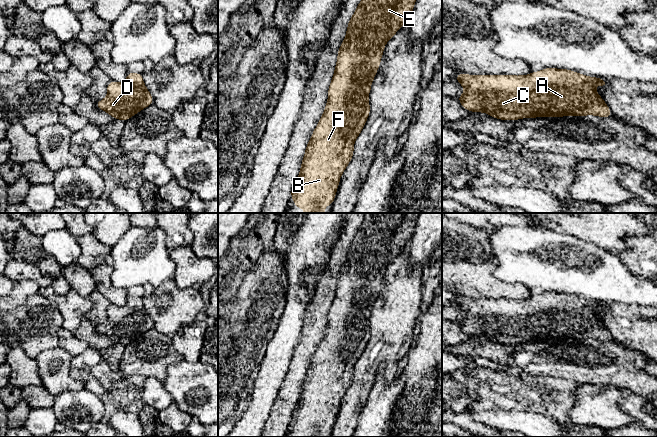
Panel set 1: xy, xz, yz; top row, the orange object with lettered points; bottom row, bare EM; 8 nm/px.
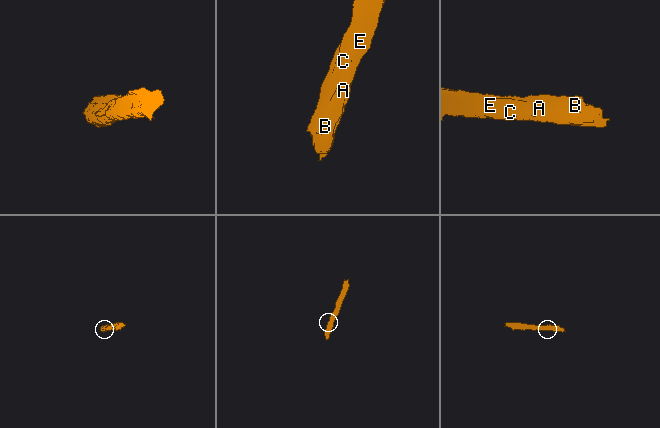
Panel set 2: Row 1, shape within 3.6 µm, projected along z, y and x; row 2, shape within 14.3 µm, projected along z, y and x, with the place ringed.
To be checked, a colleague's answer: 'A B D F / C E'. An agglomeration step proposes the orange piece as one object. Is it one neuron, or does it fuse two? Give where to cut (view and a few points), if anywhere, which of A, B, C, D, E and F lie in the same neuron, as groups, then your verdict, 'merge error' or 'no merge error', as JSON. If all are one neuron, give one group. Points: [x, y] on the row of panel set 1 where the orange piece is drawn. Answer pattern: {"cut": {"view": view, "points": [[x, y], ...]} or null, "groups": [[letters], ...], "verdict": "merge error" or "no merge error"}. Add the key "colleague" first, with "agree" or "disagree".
{"colleague": "disagree", "cut": null, "groups": [["A", "B", "C", "D", "E", "F"]], "verdict": "no merge error"}

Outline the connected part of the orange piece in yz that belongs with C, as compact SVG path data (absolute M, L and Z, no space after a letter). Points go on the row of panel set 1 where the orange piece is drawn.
M544 68L529 75L467 75L458 74L455 79L465 92L458 96L465 110L485 112L501 120L518 120L536 117L562 117L595 115L612 116L605 101L595 91L595 85L606 88L602 78L589 77L568 69Z

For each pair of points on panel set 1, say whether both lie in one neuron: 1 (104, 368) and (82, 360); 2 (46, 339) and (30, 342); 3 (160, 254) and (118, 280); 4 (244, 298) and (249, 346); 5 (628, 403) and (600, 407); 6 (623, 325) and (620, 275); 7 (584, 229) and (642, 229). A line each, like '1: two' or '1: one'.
1: two
2: one
3: one
4: one
5: two
6: two
7: one

